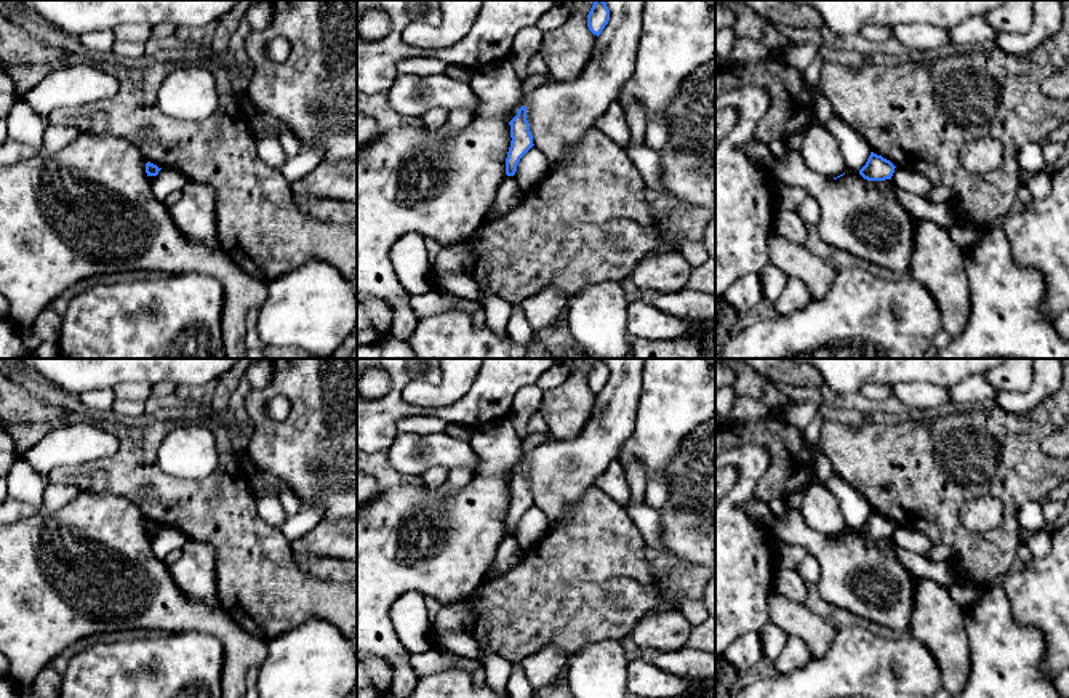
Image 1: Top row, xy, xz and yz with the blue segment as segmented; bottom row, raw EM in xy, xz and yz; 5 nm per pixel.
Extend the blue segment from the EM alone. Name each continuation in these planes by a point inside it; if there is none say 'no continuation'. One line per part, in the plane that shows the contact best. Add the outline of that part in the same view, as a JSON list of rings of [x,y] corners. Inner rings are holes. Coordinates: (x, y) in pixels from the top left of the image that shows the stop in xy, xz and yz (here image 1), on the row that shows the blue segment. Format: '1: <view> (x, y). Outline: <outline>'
no continuation

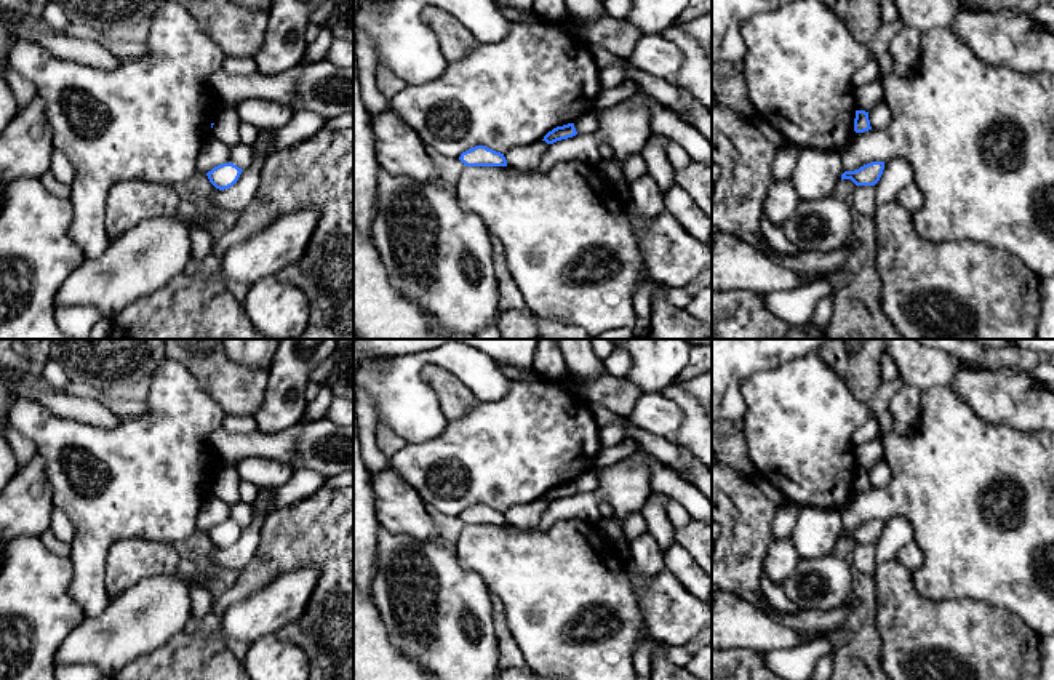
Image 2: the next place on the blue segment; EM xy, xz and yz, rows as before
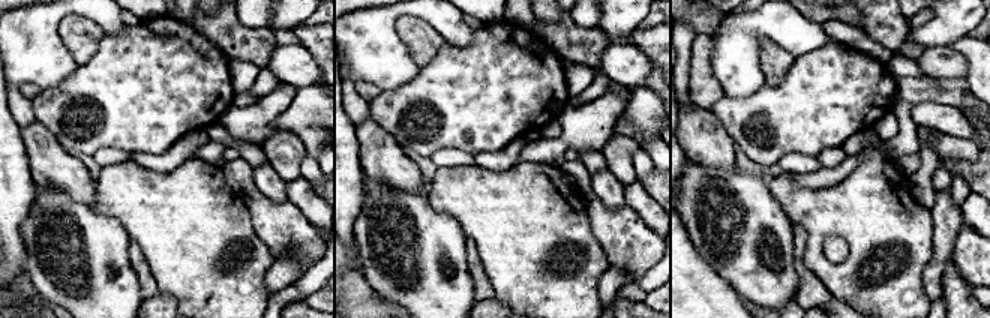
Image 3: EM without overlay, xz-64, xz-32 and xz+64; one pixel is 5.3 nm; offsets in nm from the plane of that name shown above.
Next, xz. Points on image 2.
no continuation

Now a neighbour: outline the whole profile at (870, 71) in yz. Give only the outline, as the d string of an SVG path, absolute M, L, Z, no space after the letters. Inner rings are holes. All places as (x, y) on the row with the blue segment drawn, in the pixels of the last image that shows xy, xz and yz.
M872 58L867 64L864 64L852 77L852 86L854 88L860 88L873 80L880 78L880 66L875 61L875 58Z

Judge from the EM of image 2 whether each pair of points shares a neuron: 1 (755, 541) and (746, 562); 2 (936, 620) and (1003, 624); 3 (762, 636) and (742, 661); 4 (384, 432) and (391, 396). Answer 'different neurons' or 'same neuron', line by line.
1: same neuron
2: same neuron
3: different neurons
4: different neurons

